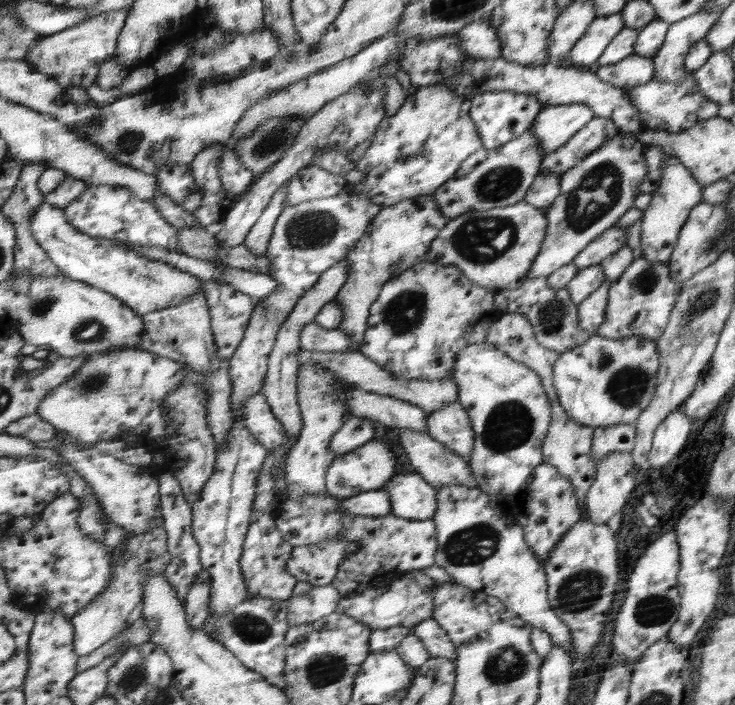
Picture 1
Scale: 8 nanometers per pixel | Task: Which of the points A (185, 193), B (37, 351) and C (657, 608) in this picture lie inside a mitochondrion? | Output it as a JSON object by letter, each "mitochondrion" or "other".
{"A":"mitochondrion","B":"other","C":"mitochondrion"}

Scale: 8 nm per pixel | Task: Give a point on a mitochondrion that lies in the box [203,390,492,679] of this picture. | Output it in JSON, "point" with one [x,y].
{"point":[254,629]}

